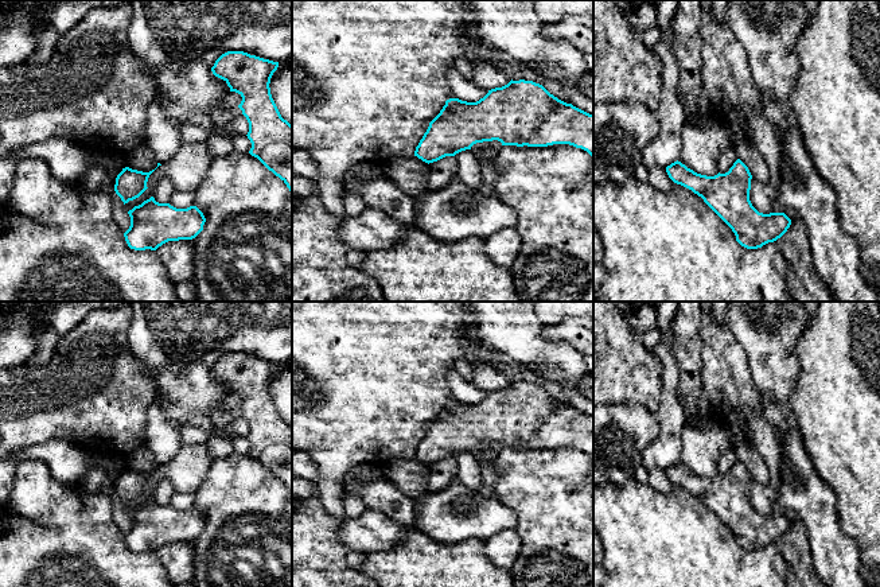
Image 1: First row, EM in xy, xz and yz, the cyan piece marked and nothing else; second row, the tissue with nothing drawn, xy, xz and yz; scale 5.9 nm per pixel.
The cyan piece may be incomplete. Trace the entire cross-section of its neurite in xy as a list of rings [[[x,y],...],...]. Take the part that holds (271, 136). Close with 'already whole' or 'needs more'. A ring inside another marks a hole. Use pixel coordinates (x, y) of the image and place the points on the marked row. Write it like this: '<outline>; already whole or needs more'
[[[244,51],[222,54],[211,67],[230,92],[242,97],[238,108],[249,123],[249,153],[279,176],[292,194],[292,125],[284,120],[270,94],[270,78],[279,62]]]; already whole

